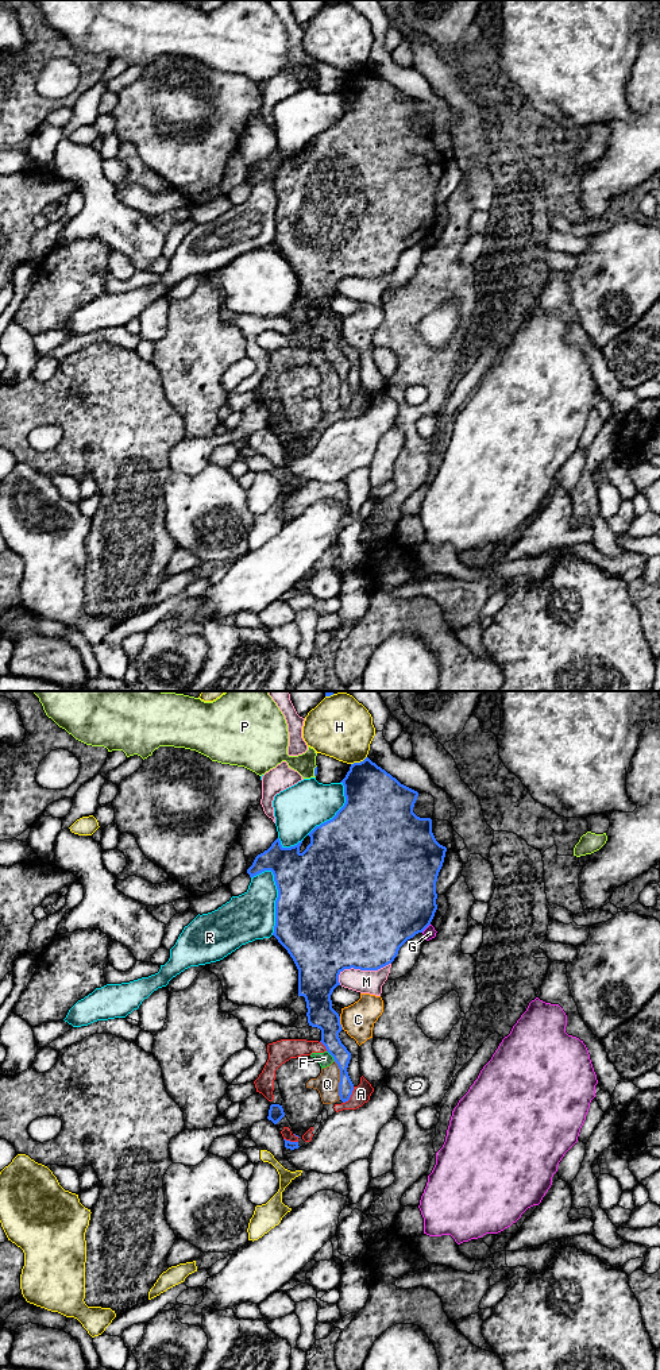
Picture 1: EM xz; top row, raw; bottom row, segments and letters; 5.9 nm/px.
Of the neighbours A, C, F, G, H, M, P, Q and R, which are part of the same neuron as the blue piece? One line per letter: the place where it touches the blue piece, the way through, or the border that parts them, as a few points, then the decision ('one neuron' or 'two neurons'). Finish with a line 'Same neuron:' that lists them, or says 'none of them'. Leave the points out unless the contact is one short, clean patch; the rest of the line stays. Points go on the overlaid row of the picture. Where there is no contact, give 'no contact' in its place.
A: meets blue in xz at (350, 1096); two neurons
C: meets blue in xz at (339, 1023); two neurons
F: meets blue in xz at (331, 1054); border along xz (327, 1050), (335, 1060); two neurons
G: meets blue in xz at (425, 927); two neurons
H: meets blue in xz at (358, 763); two neurons
M: meets blue in xz at (361, 969); two neurons
P: meets blue in xz at (315, 771); two neurons
Q: meets blue in xz at (340, 1080); border along xz (334, 1061), (339, 1069), (340, 1099); two neurons
R: meets blue in xz at (276, 900); two neurons
Same neuron: none of them

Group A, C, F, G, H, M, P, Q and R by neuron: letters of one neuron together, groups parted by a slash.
A F Q / C / G / H / M / P / R

